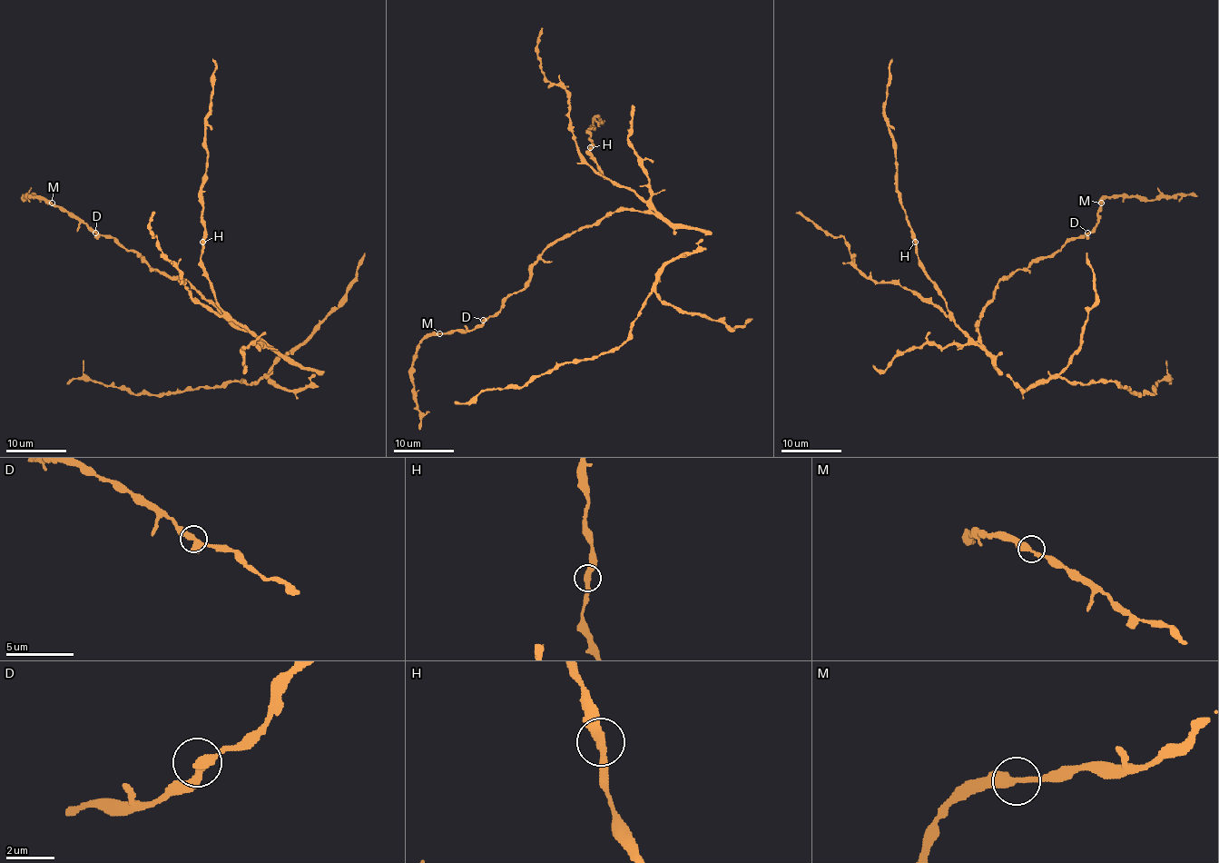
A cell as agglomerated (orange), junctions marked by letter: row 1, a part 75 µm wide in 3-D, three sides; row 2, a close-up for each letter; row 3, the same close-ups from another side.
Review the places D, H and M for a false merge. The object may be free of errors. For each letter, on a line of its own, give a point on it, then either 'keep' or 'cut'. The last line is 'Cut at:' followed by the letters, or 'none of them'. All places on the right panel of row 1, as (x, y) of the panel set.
D: place (1087, 233); keep
H: place (915, 242); keep
M: place (1101, 203); keep
Cut at: none of them

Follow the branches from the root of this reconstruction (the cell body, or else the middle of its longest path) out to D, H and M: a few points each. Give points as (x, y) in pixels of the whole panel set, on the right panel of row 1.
D: (981, 343), (979, 312), (993, 298), (997, 282), (1036, 260), (1051, 256), (1069, 240), (1087, 233)
H: (981, 343), (973, 342), (955, 323), (941, 292), (927, 273), (918, 255), (916, 242)
M: (981, 343), (979, 312), (993, 298), (997, 282), (1090, 233), (1098, 223), (1101, 203)

